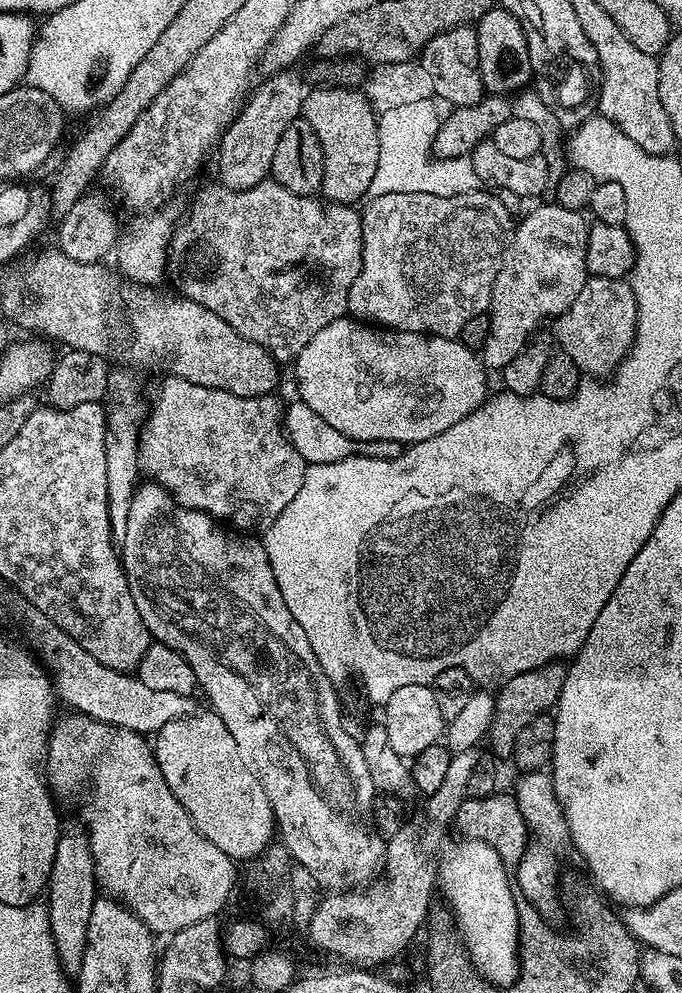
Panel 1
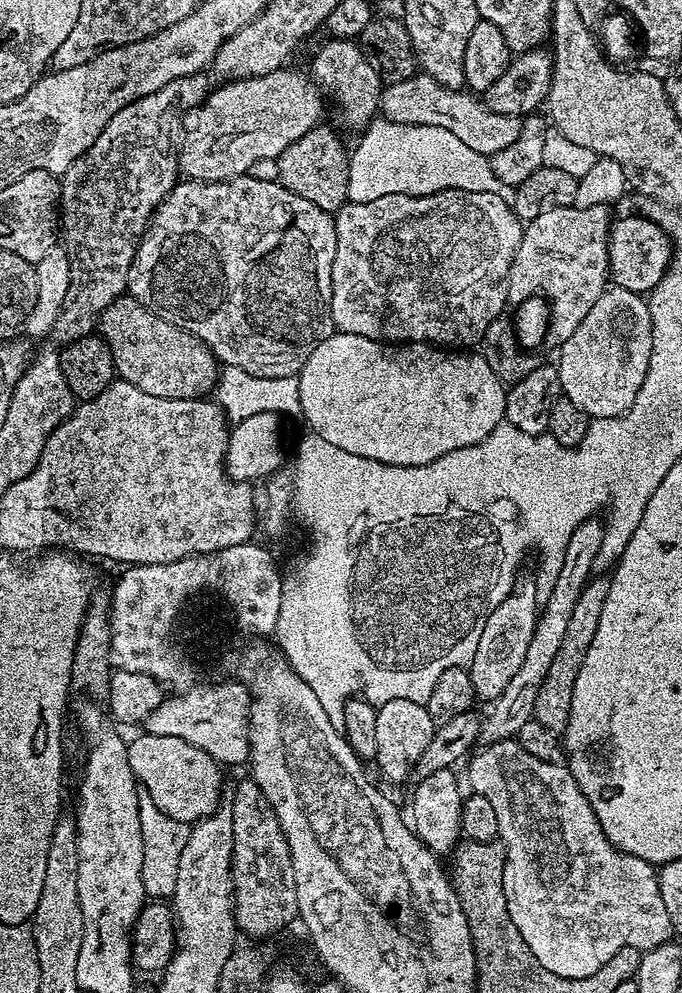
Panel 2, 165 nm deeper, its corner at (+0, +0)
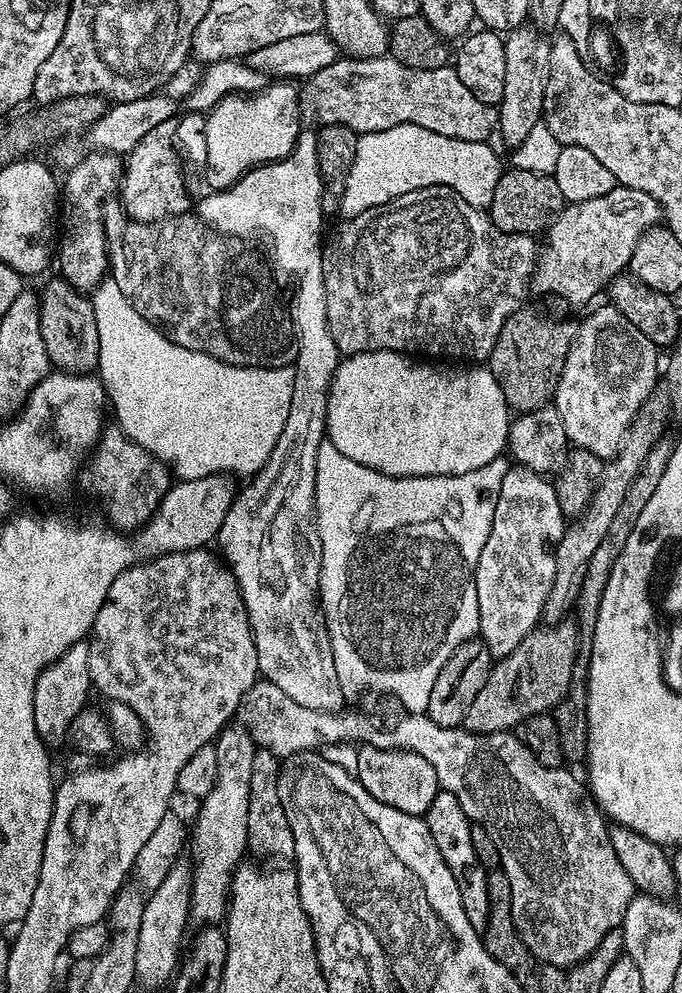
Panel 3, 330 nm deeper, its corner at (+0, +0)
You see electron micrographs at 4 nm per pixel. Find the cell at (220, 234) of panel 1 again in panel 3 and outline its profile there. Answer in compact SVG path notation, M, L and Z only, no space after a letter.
M114 196L104 200L103 226L110 278L126 294L132 308L178 346L235 367L286 368L295 361L290 320L276 298L270 272L239 239L210 230L201 218L188 212L154 223L129 220Z

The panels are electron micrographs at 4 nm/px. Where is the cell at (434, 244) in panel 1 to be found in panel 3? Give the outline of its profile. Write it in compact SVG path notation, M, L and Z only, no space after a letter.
M437 182L412 193L402 194L384 205L374 206L357 216L341 219L336 233L327 237L323 245L322 274L326 282L326 318L328 329L334 338L341 354L353 356L359 352L374 350L390 350L415 354L420 358L436 358L445 356L448 362L484 362L494 350L494 342L510 314L525 307L527 296L530 296L532 276L535 274L538 255L538 244L532 236L524 236L520 232L503 232L492 224L492 218L487 211L476 208L466 202L454 189Z

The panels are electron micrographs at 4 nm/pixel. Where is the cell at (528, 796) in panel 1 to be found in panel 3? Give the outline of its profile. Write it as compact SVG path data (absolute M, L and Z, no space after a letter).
M260 678L257 679L256 685L242 698L238 720L243 727L247 728L250 738L257 748L269 748L272 753L281 758L291 758L298 755L299 752L315 752L323 749L323 744L356 743L356 745L369 748L401 748L404 752L422 754L422 758L426 758L426 762L430 762L430 766L434 766L434 774L438 774L441 789L454 794L454 798L458 798L458 802L462 802L462 810L466 810L468 819L472 821L473 825L483 827L490 838L494 840L495 845L498 846L499 867L506 874L506 878L510 878L514 926L518 930L522 942L526 942L526 946L536 955L539 963L558 966L559 968L573 968L573 966L588 958L588 955L604 941L606 934L610 934L610 930L620 928L623 925L626 906L630 906L630 902L633 896L637 895L638 889L633 886L630 874L626 874L626 870L622 870L622 862L618 862L618 854L614 854L614 846L608 840L610 828L606 823L606 817L596 801L593 800L591 791L582 783L581 777L579 780L574 773L567 772L567 770L572 770L564 766L558 768L542 766L542 762L538 762L538 758L534 758L534 754L530 754L530 750L526 750L526 746L520 741L519 735L512 732L474 734L473 732L467 732L463 726L458 728L438 726L438 722L431 720L427 714L400 714L397 720L392 716L384 716L381 720L375 720L374 717L367 716L364 712L348 711L319 712L318 710L310 710L306 706L298 706L298 702L294 702L294 698L289 698L284 691L278 690L278 686L274 686L270 681Z

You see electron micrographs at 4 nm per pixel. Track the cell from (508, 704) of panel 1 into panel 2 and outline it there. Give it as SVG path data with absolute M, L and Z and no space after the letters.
M598 576L589 579L578 594L578 602L574 602L570 623L566 625L566 634L562 638L562 646L558 646L554 659L550 662L550 670L546 670L546 676L542 678L542 686L538 690L534 718L557 734L564 733L570 722L570 698L574 698L574 682L578 679L578 670L582 670L586 650L590 650L590 642L594 642L598 621L602 619L602 606L606 606L606 594L610 594L609 577Z

